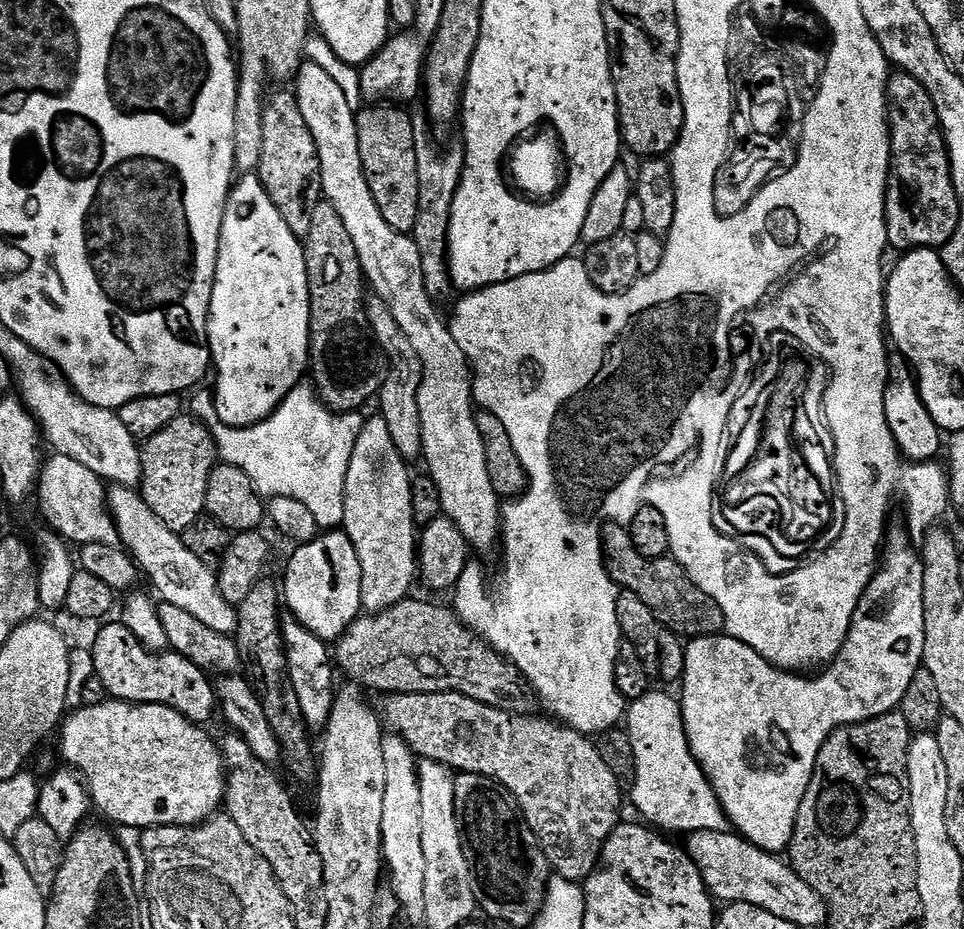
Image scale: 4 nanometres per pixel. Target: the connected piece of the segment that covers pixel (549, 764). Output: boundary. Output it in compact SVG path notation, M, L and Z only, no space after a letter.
M398 692L385 695L381 700L384 701L378 704L378 715L391 735L405 740L417 757L445 764L457 773L473 772L495 780L503 791L514 794L525 822L534 830L542 846L551 871L562 880L583 882L588 879L596 869L604 843L621 823L622 786L614 774L610 774L606 762L602 762L602 754L598 754L595 743L585 733L576 732L552 718L543 720L540 716L498 710L457 692Z

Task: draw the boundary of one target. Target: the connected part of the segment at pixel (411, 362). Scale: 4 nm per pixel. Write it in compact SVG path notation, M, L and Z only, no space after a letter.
M379 298L367 301L368 327L379 351L387 356L389 362L386 382L382 382L378 397L379 415L383 416L390 438L394 446L398 446L398 454L409 462L419 461L422 456L422 418L418 418L418 386L422 382L424 367L420 355L410 346L410 338L402 334L402 326L394 322L394 314L390 314L390 306Z

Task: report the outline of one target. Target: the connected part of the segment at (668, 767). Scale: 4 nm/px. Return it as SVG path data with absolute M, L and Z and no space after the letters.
M649 690L642 698L631 701L627 707L626 731L634 746L634 758L636 759L636 778L630 785L630 791L632 791L632 804L645 816L643 819L649 825L665 833L691 834L702 830L729 831L728 815L724 813L720 799L716 797L712 784L706 778L704 771L700 769L700 764L694 758L688 745L688 735L684 729L684 711L680 709L679 699L675 695L667 696L664 692Z

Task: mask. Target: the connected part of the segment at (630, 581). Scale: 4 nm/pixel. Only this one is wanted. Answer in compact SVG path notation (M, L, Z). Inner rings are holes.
M608 523L603 530L605 570L620 590L638 594L654 614L661 628L668 628L681 638L718 636L725 631L724 614L718 602L703 593L690 580L683 567L673 558L663 556L657 560L638 554L632 544L627 527Z

